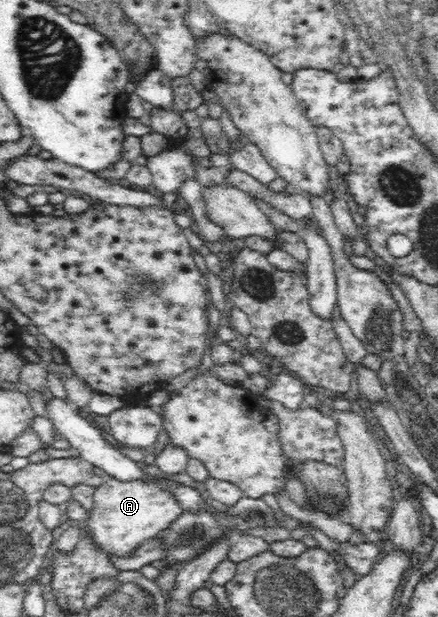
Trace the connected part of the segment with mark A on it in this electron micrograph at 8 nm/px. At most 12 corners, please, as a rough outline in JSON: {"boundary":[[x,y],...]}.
{"boundary":[[106,478],[84,538],[131,556],[182,513],[160,484]]}

